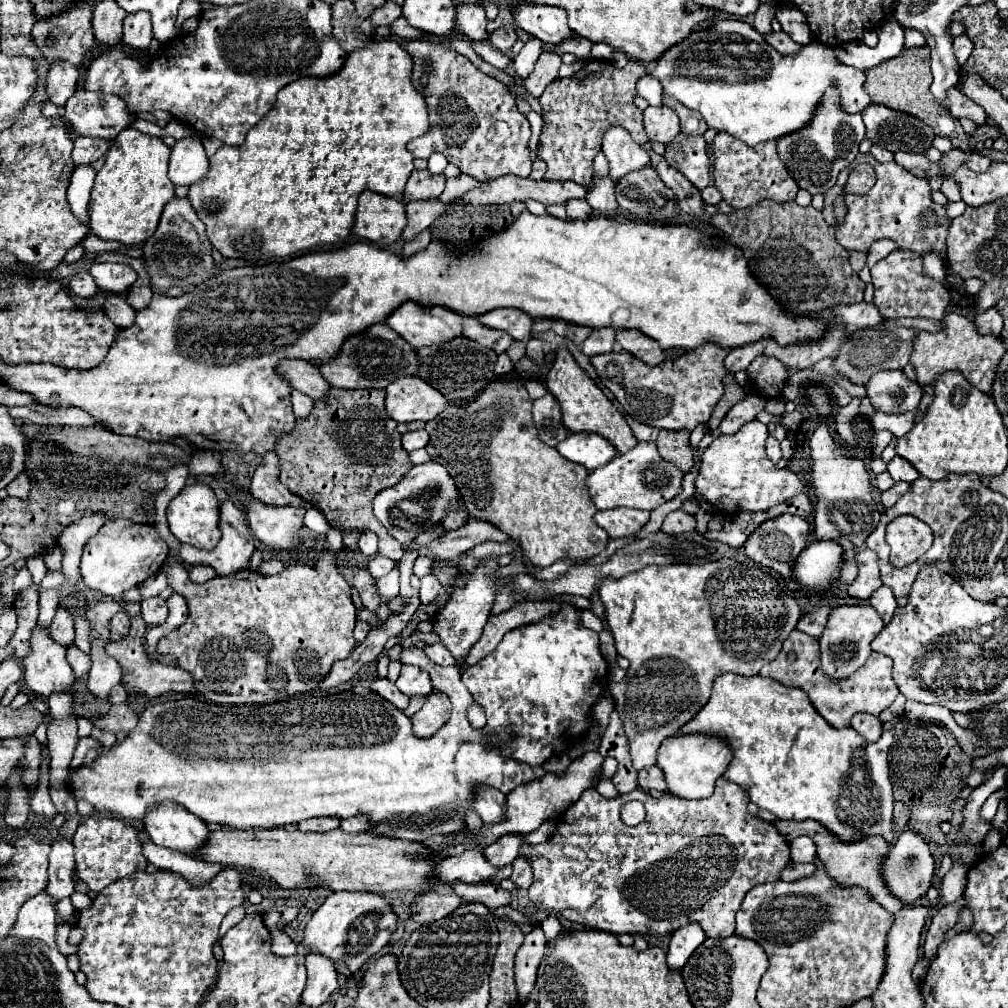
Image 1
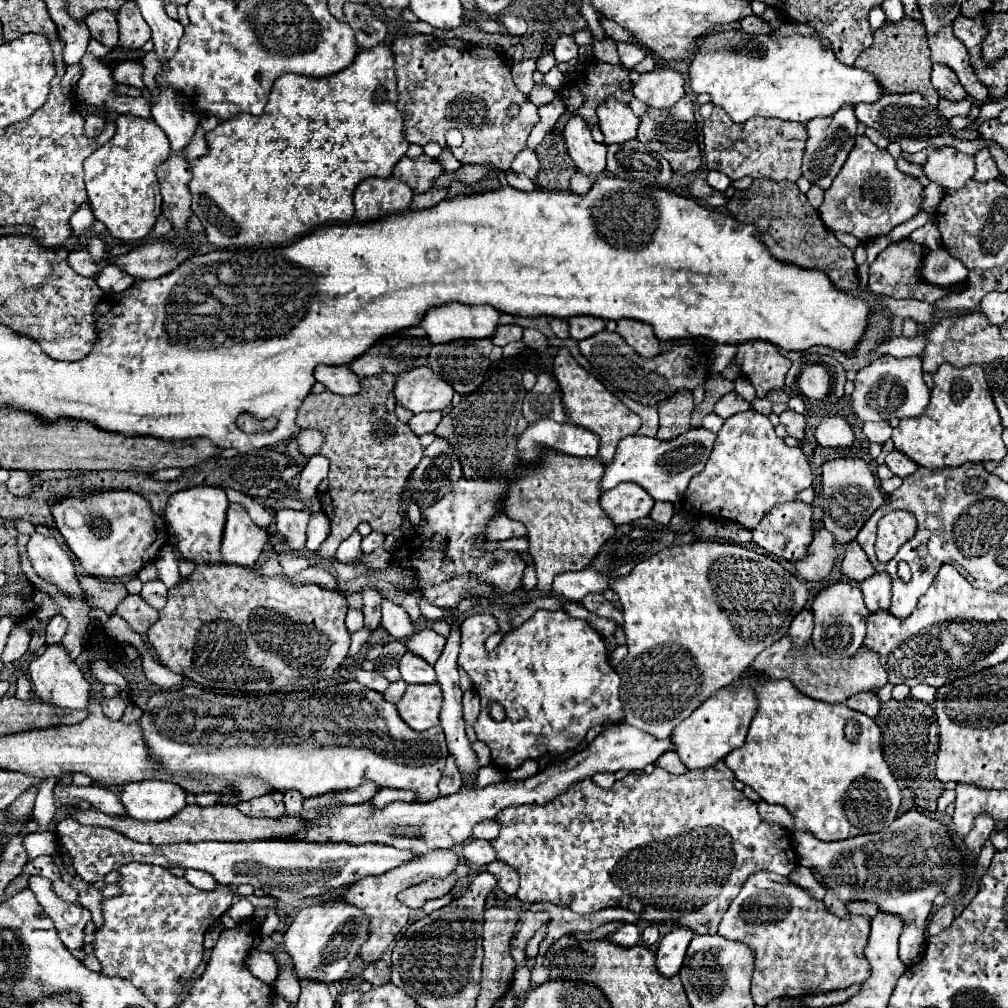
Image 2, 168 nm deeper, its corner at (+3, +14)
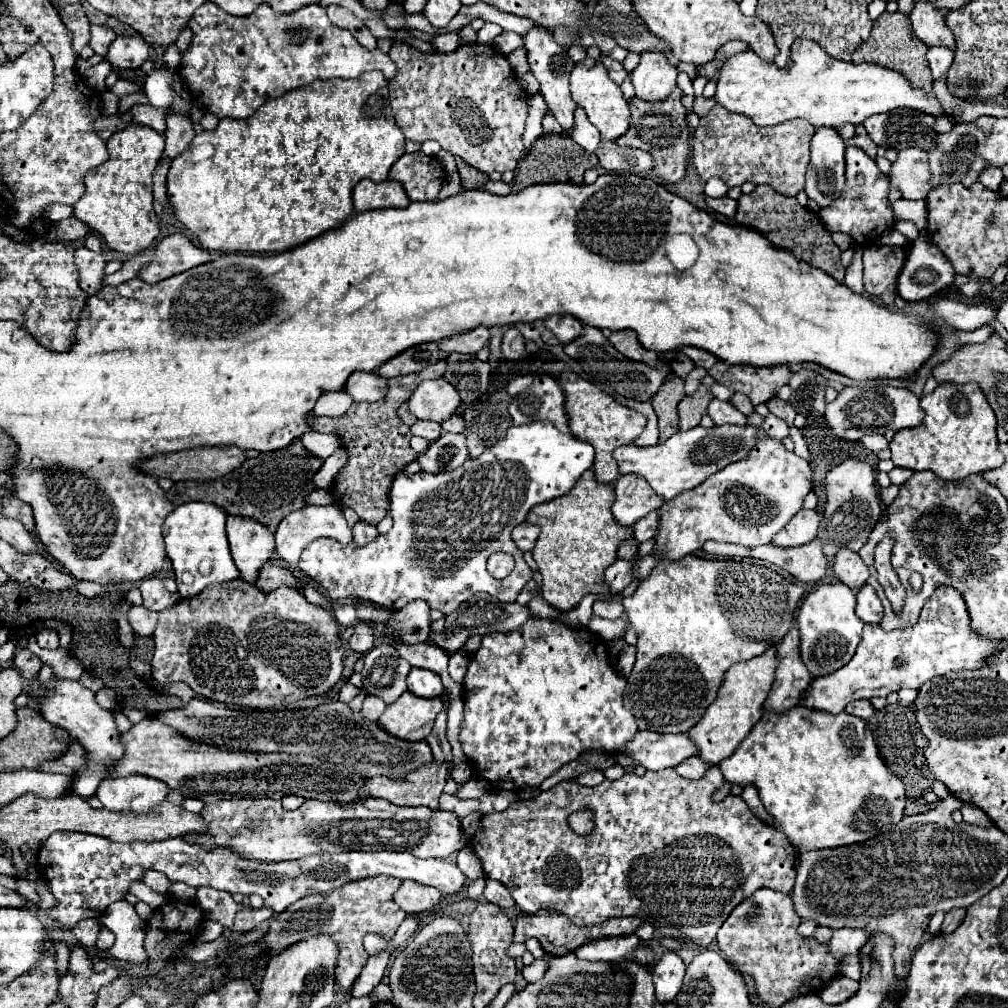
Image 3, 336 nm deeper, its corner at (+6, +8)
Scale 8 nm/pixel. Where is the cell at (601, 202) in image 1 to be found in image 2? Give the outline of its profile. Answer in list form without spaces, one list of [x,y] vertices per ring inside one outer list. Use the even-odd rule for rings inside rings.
[[[570,117],[564,139],[576,169],[586,177],[600,177],[606,171],[606,145],[596,143],[582,117]]]

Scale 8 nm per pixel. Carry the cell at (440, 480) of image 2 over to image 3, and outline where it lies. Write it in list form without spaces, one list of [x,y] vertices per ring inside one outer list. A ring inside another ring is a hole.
[[[445,433],[437,441],[433,441],[425,453],[419,455],[419,463],[423,471],[451,471],[457,469],[469,457],[465,447],[465,435]]]

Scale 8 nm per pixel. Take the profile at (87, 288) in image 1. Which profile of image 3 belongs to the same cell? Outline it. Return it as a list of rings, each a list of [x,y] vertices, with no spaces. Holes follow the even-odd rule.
[[[79,247],[75,251],[75,263],[79,267],[79,287],[87,295],[95,295],[103,287],[105,277],[105,257],[103,253],[91,251],[87,247]]]

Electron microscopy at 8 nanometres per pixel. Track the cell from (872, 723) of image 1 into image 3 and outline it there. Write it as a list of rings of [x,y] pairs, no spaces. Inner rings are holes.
[[[853,701],[853,703],[849,703],[847,707],[845,707],[845,713],[849,713],[849,715],[857,715],[857,717],[861,717],[861,719],[869,719],[871,715],[873,715],[873,705],[871,705],[871,701]]]

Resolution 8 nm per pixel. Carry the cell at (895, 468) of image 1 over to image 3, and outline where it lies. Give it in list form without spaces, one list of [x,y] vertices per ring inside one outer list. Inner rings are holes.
[[[895,467],[895,469],[889,473],[893,485],[903,485],[911,475],[913,475],[911,469],[901,469],[901,467]]]

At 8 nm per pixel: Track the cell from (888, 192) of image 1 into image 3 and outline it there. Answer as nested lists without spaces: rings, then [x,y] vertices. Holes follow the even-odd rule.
[[[847,147],[845,161],[847,161],[845,189],[831,207],[819,211],[819,217],[823,219],[829,231],[843,231],[851,235],[857,245],[865,247],[865,245],[875,243],[881,237],[881,233],[891,229],[895,223],[893,209],[887,199],[887,193],[889,193],[887,177],[877,169],[875,161],[867,157],[865,151],[859,151],[859,147]]]

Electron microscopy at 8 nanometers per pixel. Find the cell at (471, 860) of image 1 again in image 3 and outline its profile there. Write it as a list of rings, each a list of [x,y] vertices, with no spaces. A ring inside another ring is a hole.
[[[375,875],[375,877],[349,881],[343,887],[331,889],[327,893],[313,893],[301,897],[271,921],[265,937],[261,939],[263,961],[257,961],[257,969],[267,965],[269,957],[295,945],[297,941],[325,933],[337,943],[337,951],[339,951],[335,963],[335,983],[343,991],[351,989],[351,985],[355,983],[355,979],[359,977],[361,969],[369,959],[369,953],[363,947],[363,937],[367,933],[377,933],[383,939],[391,939],[397,927],[401,925],[401,921],[407,917],[407,915],[399,915],[399,907],[393,901],[393,893],[399,889],[399,883],[401,883],[399,879],[391,879],[387,875]]]

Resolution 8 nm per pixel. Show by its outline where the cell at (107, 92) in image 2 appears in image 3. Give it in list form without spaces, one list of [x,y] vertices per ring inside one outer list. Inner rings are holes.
[[[137,105],[135,109],[131,109],[131,113],[139,125],[147,125],[159,133],[163,133],[167,129],[165,127],[165,113],[161,109],[155,109],[151,105]]]

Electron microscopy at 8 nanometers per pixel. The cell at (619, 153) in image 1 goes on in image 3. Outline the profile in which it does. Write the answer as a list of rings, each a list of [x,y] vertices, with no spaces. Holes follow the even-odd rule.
[[[587,57],[577,63],[571,73],[571,95],[577,105],[581,105],[589,117],[589,121],[599,129],[603,141],[615,141],[629,127],[629,103],[623,99],[623,93],[617,83],[613,83],[607,75],[607,69],[599,59]]]

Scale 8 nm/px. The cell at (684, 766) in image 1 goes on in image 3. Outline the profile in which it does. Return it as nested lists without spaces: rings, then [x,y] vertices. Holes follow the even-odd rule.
[[[769,647],[763,655],[757,655],[749,661],[735,663],[727,669],[723,687],[719,689],[715,703],[705,711],[703,719],[689,731],[689,735],[695,739],[695,745],[699,747],[699,759],[709,761],[713,765],[719,765],[749,735],[753,725],[763,715],[761,707],[763,707],[763,701],[771,689],[771,683],[775,681],[777,663],[779,663],[777,647]]]

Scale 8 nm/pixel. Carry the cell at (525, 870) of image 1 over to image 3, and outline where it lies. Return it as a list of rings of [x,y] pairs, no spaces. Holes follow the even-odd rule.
[[[487,879],[487,887],[483,897],[495,905],[499,905],[501,909],[509,909],[515,905],[515,901],[511,899],[511,893],[507,891],[507,887],[503,887],[503,883],[493,883],[493,879]]]

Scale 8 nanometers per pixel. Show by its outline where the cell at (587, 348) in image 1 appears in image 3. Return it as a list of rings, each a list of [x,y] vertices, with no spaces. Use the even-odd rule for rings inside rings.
[[[549,315],[543,325],[565,345],[583,333],[583,323],[571,315]]]

